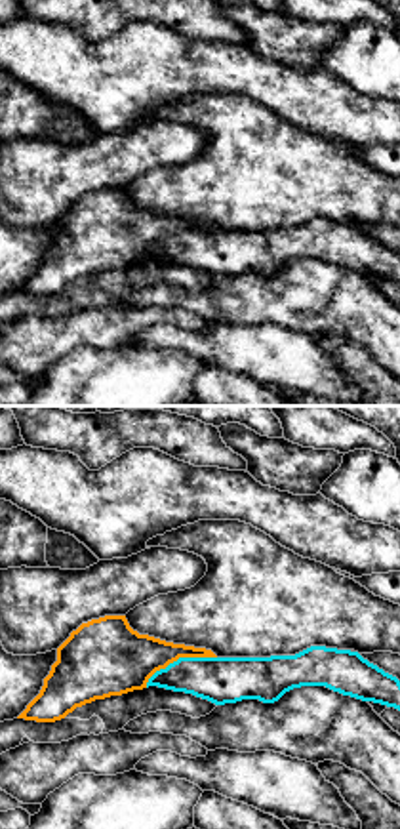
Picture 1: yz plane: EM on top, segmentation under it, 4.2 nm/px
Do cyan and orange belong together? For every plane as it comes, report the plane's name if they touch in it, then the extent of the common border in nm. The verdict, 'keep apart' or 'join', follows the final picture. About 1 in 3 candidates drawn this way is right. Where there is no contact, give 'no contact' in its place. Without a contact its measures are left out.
contact in yz; length 340 nm

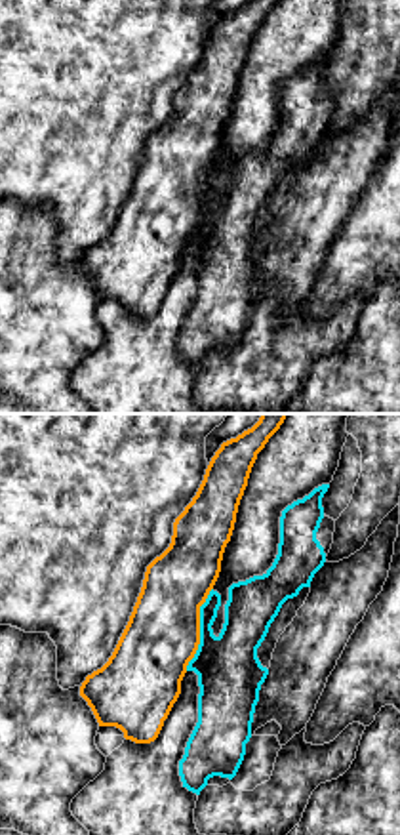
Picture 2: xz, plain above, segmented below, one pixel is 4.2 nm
contact in xz; length 360 nm

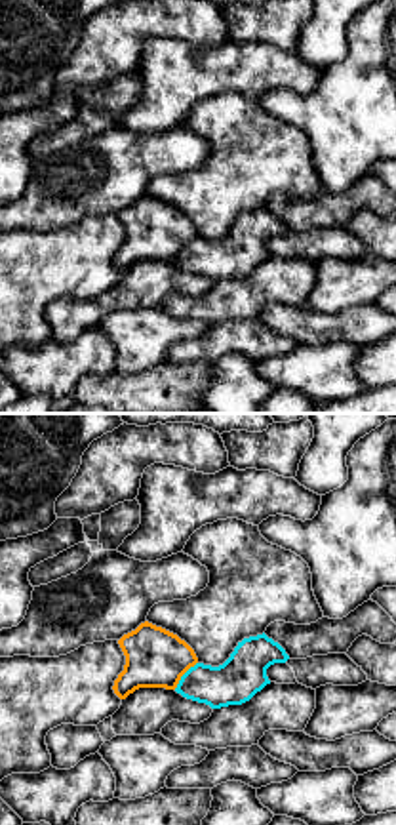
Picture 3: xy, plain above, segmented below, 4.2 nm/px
contact in xy; length 160 nm

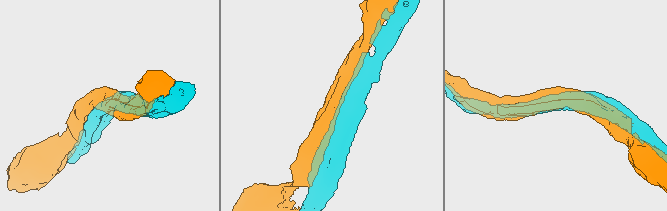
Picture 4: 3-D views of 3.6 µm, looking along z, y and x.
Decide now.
keep apart

